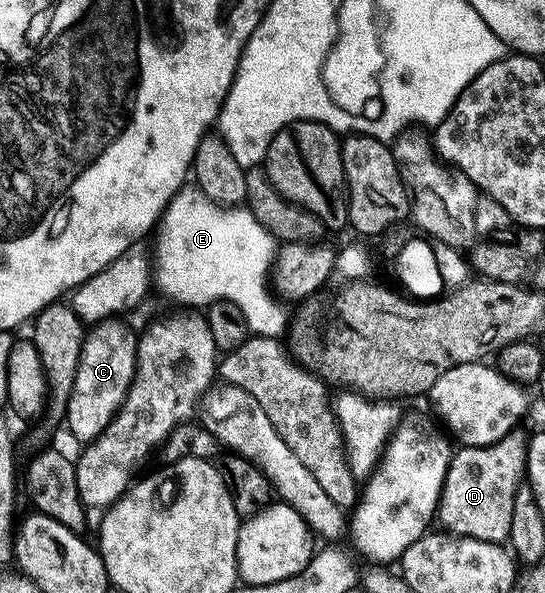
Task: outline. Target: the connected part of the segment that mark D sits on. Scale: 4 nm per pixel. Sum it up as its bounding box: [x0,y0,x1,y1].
[439,430,529,542]

